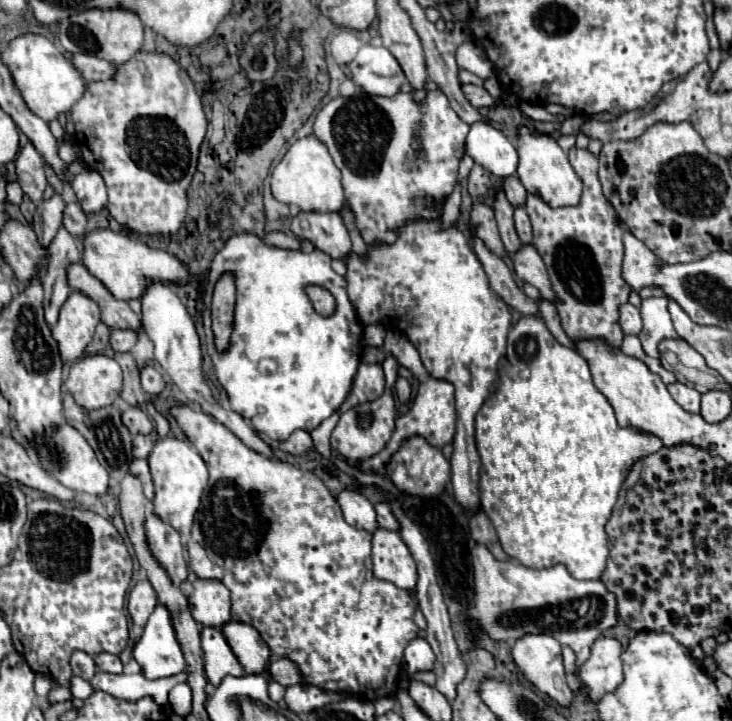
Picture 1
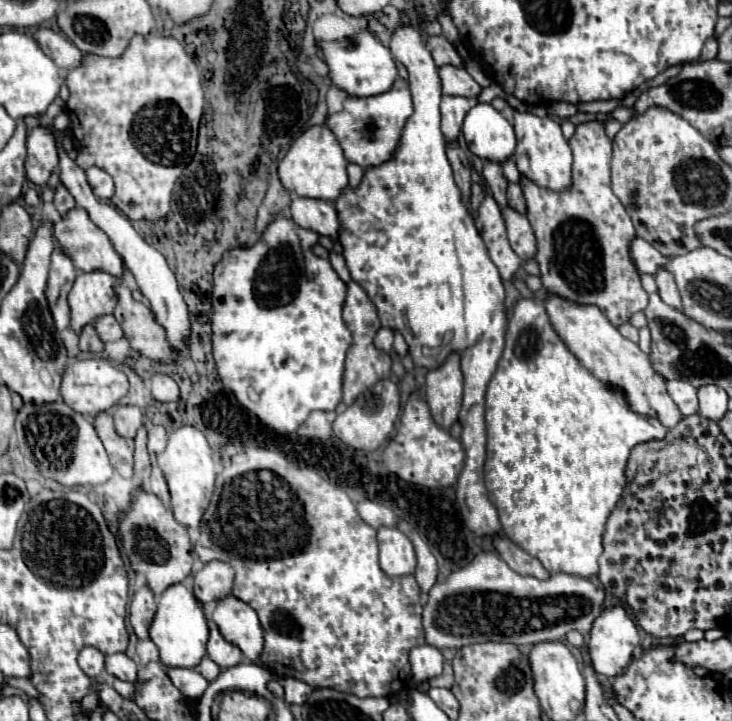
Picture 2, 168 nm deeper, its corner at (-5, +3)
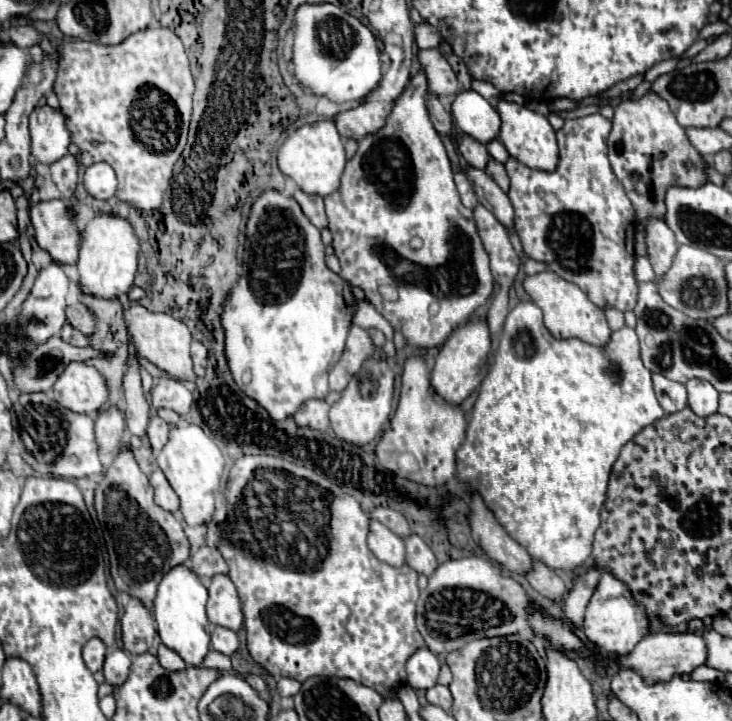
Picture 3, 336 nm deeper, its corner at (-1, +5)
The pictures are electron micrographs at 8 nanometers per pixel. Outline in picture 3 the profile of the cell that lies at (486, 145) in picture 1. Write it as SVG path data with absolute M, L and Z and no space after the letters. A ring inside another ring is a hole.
M472 89L456 93L452 101L452 117L464 133L480 143L492 141L500 131L500 115L496 107Z

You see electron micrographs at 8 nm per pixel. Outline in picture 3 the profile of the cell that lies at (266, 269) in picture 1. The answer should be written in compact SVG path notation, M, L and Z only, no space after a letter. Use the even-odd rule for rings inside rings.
M268 189L250 207L250 217L258 217L258 231L248 235L244 275L230 291L222 313L226 357L238 387L266 407L272 419L282 421L292 417L306 399L324 399L328 395L328 373L344 351L346 335L356 313L356 299L350 283L326 267L320 231L308 221L294 197Z

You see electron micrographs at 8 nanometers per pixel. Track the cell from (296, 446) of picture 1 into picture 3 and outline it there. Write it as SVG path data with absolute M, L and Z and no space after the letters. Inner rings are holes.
M310 399L306 401L294 415L294 421L300 427L310 427L310 429L318 429L318 431L326 431L328 429L328 409L330 405L324 399Z

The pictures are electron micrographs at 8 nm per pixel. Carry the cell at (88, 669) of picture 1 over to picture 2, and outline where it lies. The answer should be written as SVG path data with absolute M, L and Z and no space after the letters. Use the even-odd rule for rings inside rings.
M84 647L78 655L78 665L90 679L96 679L104 671L104 655L94 647Z

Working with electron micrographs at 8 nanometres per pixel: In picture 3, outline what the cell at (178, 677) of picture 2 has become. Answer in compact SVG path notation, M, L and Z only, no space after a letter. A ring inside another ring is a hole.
M162 643L158 645L158 659L160 659L162 667L166 667L168 671L182 671L182 669L186 669L184 659L182 659L176 651L168 649L168 647L162 645Z

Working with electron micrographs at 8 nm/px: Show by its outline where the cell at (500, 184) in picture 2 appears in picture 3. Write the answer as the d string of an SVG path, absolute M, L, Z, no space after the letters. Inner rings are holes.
M460 133L458 139L458 151L462 153L462 157L472 165L472 167L478 167L478 169L486 169L486 163L488 163L488 151L486 151L486 145L472 139L470 135L466 133Z

